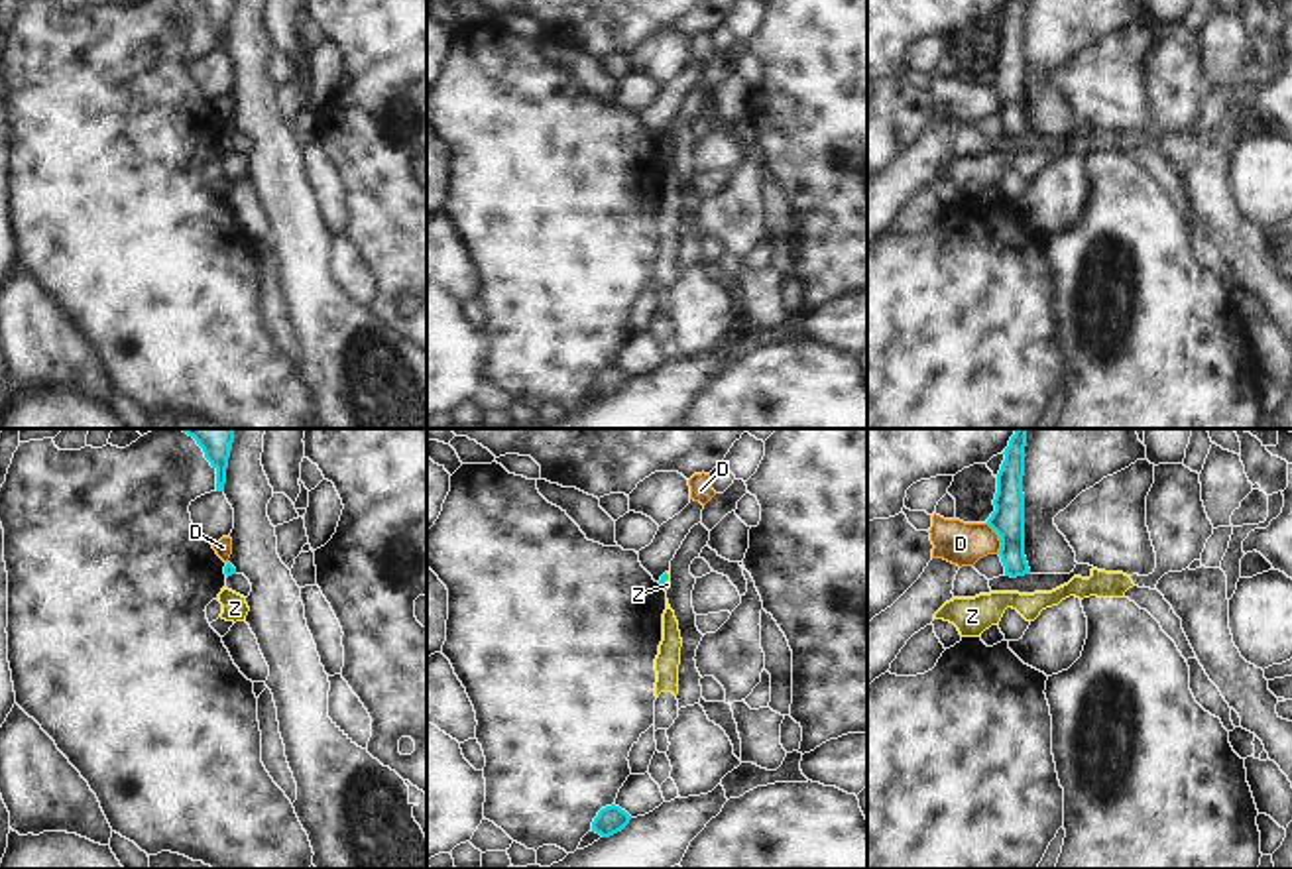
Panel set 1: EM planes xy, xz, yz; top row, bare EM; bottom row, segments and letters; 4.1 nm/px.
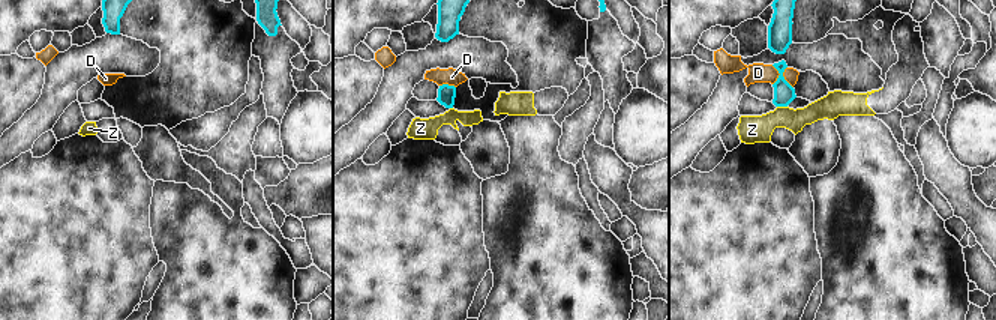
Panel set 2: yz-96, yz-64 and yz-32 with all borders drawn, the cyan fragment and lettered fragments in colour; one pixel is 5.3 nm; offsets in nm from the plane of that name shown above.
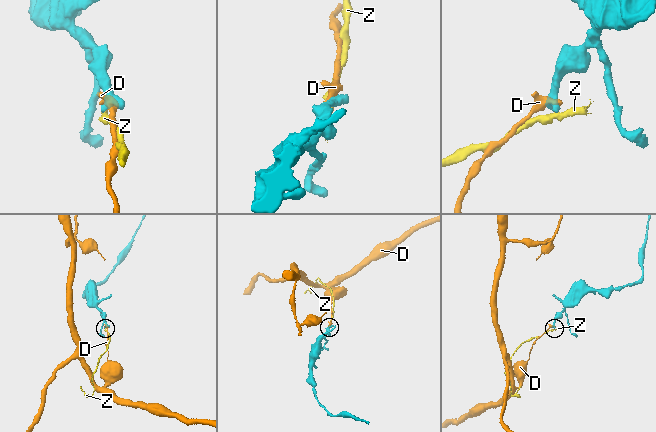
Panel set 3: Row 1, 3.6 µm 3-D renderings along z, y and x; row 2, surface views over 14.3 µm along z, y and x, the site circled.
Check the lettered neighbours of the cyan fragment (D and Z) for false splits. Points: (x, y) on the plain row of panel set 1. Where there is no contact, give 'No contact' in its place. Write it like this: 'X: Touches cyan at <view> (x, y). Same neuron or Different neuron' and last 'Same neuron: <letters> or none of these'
D: Touches cyan at yz (999, 99). Different neuron
Z: Touches cyan at xz (667, 138). Different neuron
Same neuron: none of these.

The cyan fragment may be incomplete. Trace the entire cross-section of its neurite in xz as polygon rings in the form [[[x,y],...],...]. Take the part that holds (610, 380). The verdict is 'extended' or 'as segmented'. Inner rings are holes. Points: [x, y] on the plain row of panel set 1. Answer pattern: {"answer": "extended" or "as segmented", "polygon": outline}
{"answer": "as segmented", "polygon": [[[612,364],[598,372],[592,381],[592,391],[600,393],[602,397],[610,397],[621,391],[629,383],[631,376],[621,370],[619,366]]]}

